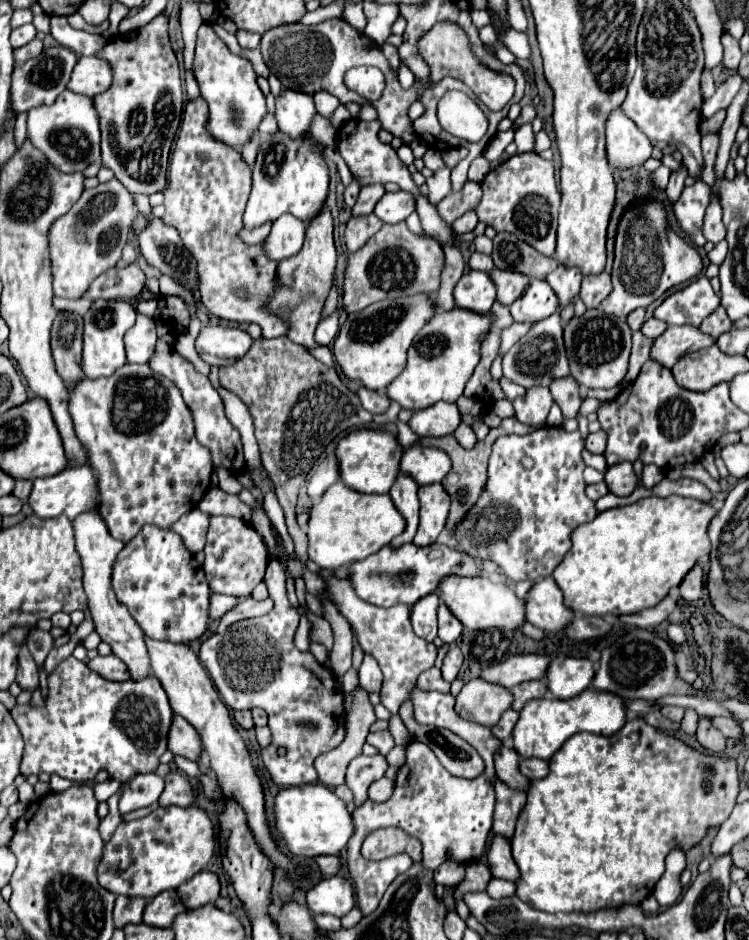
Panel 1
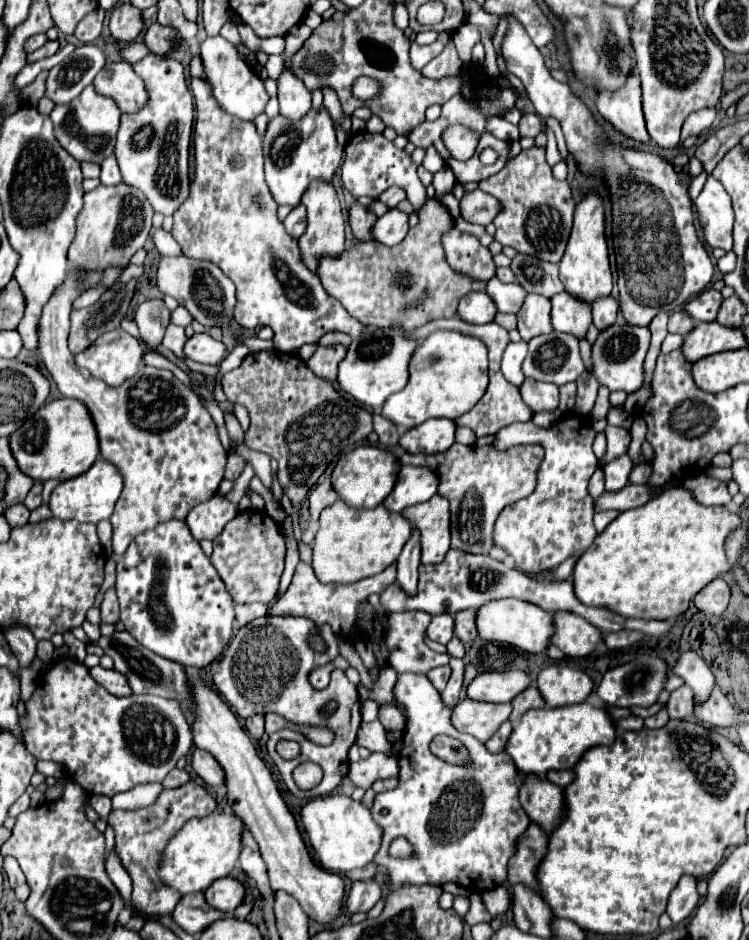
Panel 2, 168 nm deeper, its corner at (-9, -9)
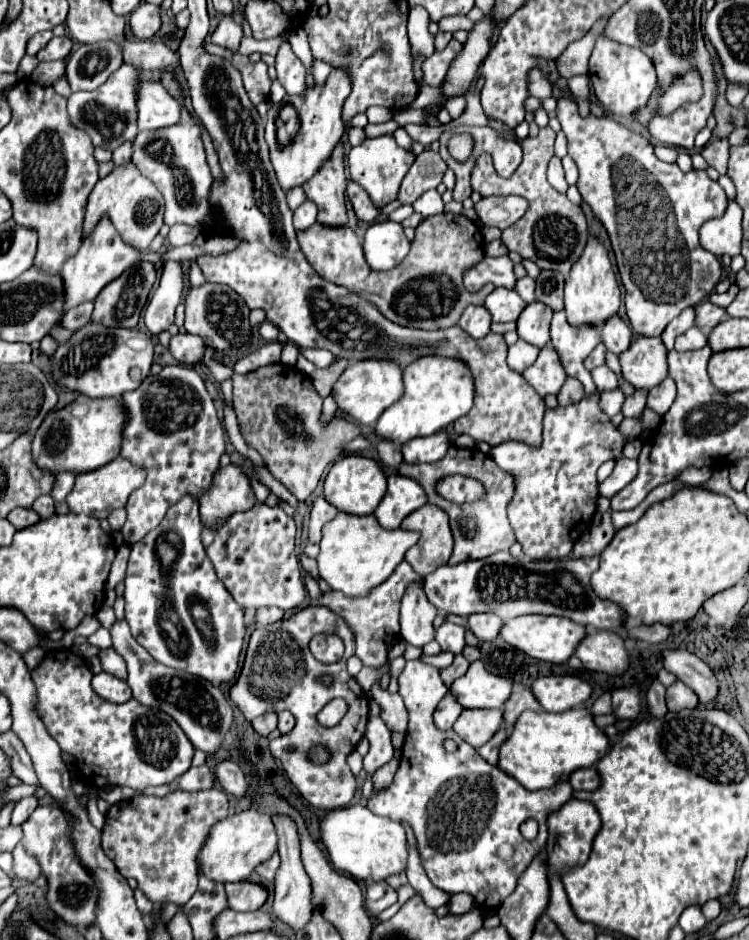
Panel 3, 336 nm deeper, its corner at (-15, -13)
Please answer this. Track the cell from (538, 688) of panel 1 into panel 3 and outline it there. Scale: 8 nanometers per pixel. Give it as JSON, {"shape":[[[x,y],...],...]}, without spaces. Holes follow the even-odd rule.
{"shape":[[[519,689],[519,691],[515,691],[515,693],[511,695],[511,699],[507,701],[507,705],[503,707],[503,713],[505,713],[505,729],[507,729],[507,733],[511,733],[515,721],[517,721],[519,715],[521,715],[523,711],[527,711],[527,709],[537,711],[537,713],[543,711],[543,707],[539,705],[539,701],[535,699],[535,695],[533,695],[531,689]]]}

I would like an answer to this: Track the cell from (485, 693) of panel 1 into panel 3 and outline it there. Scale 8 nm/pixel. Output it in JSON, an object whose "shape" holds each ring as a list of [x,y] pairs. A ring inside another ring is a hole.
{"shape":[[[463,709],[453,725],[453,731],[471,747],[483,747],[503,725],[501,709]]]}

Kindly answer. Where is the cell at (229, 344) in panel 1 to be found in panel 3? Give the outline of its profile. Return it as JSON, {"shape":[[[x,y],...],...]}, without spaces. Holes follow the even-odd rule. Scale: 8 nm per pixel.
{"shape":[[[179,333],[175,337],[171,337],[171,355],[179,361],[179,363],[187,363],[187,365],[193,365],[193,363],[199,363],[205,355],[205,341],[197,335],[189,335],[189,333]]]}

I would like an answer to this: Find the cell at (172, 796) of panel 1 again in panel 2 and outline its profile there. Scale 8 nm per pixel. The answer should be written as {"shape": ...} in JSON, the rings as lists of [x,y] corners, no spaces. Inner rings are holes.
{"shape":[[[189,781],[177,789],[161,791],[157,801],[149,807],[133,809],[133,811],[113,809],[109,813],[107,823],[115,831],[115,853],[121,859],[121,865],[125,867],[129,877],[133,879],[131,899],[133,899],[133,905],[141,913],[149,913],[149,915],[173,913],[173,905],[177,905],[177,901],[183,895],[175,893],[175,889],[169,889],[161,881],[161,877],[157,875],[157,867],[159,867],[159,861],[163,857],[165,845],[173,837],[173,833],[177,833],[181,829],[181,825],[185,825],[189,819],[211,815],[215,809],[217,809],[215,797],[207,789],[203,789],[201,785]]]}

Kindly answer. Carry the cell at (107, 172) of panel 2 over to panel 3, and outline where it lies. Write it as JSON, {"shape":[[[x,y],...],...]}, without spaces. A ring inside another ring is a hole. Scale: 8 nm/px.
{"shape":[[[131,141],[119,145],[119,149],[113,151],[113,163],[115,163],[115,167],[127,165],[129,161],[131,161]]]}

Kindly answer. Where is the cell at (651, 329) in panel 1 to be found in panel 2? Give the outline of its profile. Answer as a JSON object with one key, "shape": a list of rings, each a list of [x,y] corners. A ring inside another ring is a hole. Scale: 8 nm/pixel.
{"shape":[[[683,309],[671,313],[671,317],[669,317],[669,333],[687,335],[693,327],[695,327],[695,321]]]}

